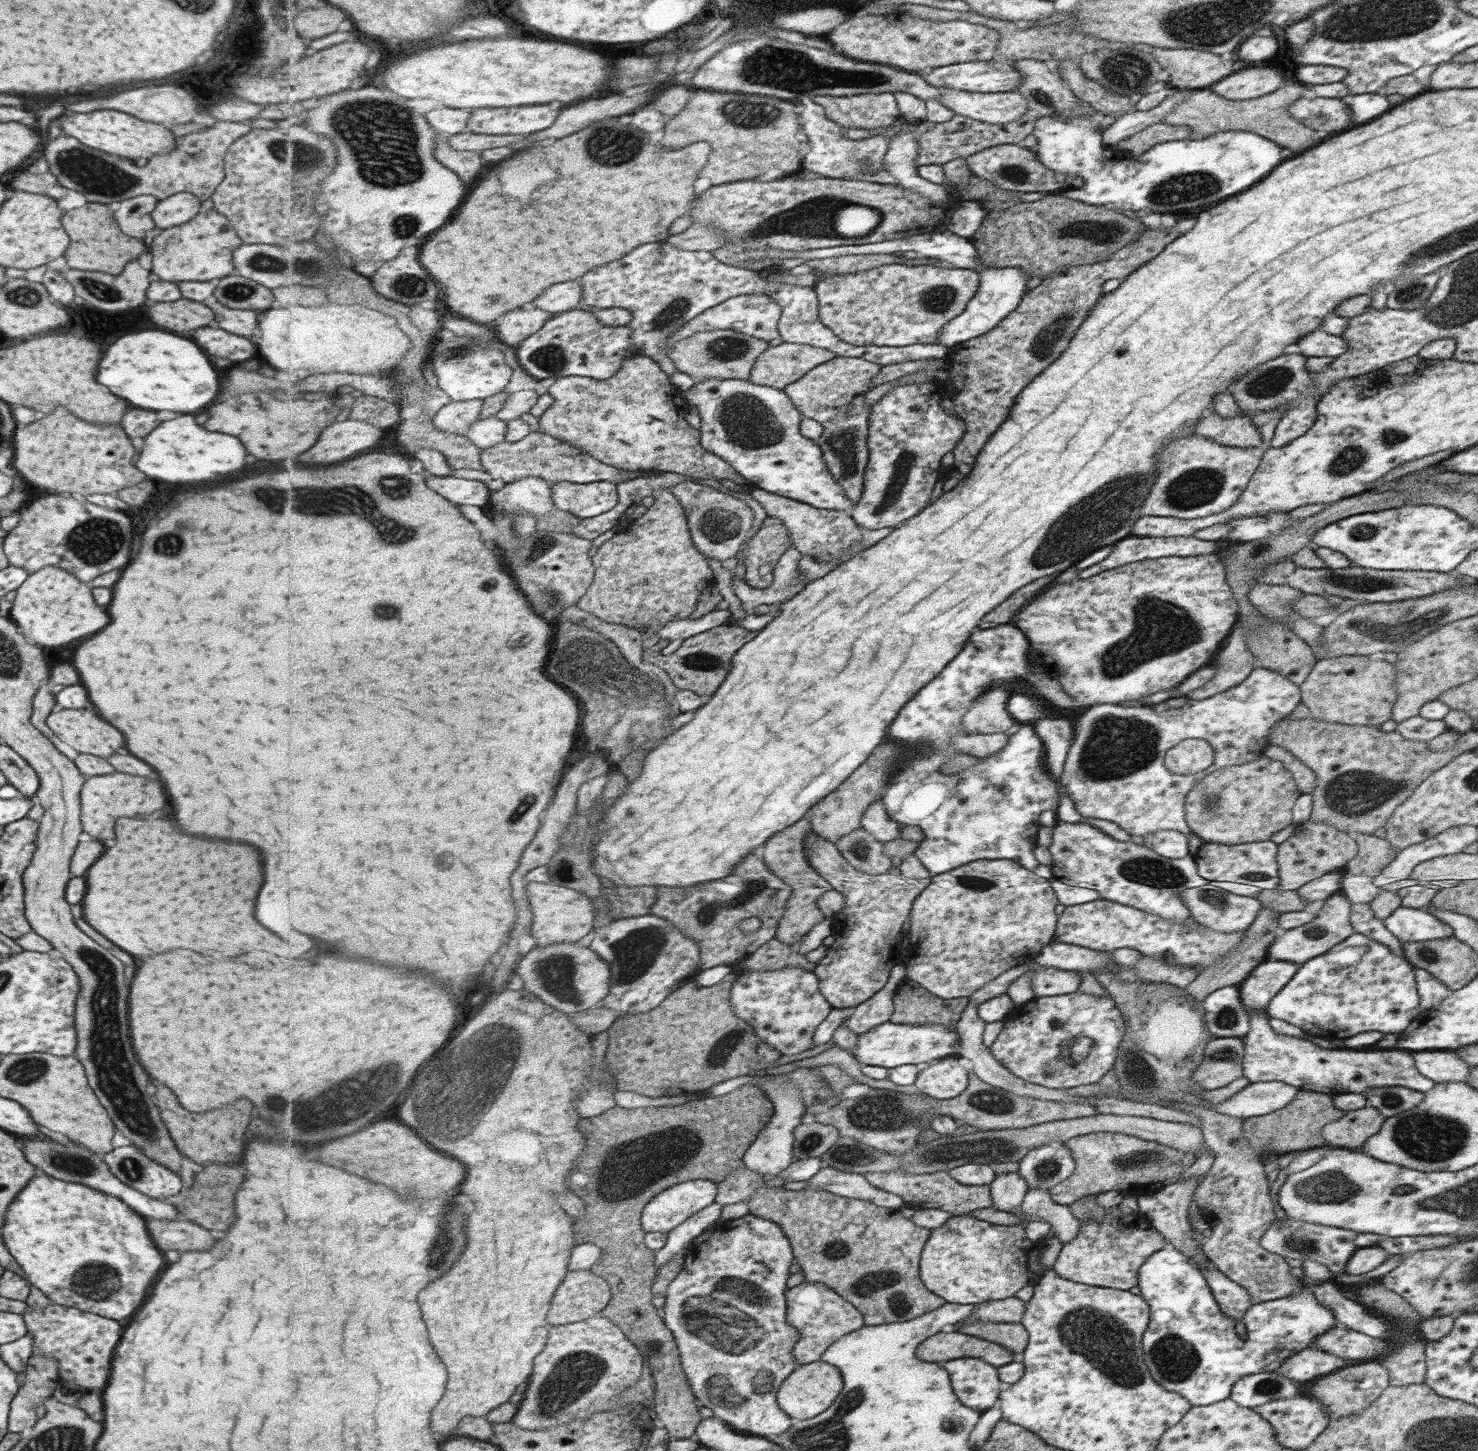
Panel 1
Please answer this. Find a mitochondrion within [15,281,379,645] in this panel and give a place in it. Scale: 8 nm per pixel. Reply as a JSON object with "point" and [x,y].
{"point":[97,540]}

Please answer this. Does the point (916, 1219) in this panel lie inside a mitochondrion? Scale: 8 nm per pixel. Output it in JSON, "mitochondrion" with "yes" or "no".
{"mitochondrion":"no"}

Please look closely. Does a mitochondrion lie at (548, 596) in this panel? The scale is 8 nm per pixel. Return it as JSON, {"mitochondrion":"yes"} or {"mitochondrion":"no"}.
{"mitochondrion":"yes"}

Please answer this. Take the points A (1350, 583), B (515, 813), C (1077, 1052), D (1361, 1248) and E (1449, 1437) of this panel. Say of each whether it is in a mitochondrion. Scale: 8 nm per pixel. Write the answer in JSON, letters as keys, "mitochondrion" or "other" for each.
{"A":"mitochondrion","B":"mitochondrion","C":"mitochondrion","D":"other","E":"mitochondrion"}

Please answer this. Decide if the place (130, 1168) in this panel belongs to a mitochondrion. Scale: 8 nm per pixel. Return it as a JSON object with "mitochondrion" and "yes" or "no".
{"mitochondrion":"yes"}

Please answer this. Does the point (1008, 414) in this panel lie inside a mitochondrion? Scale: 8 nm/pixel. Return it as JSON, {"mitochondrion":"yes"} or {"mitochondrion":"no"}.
{"mitochondrion":"no"}

